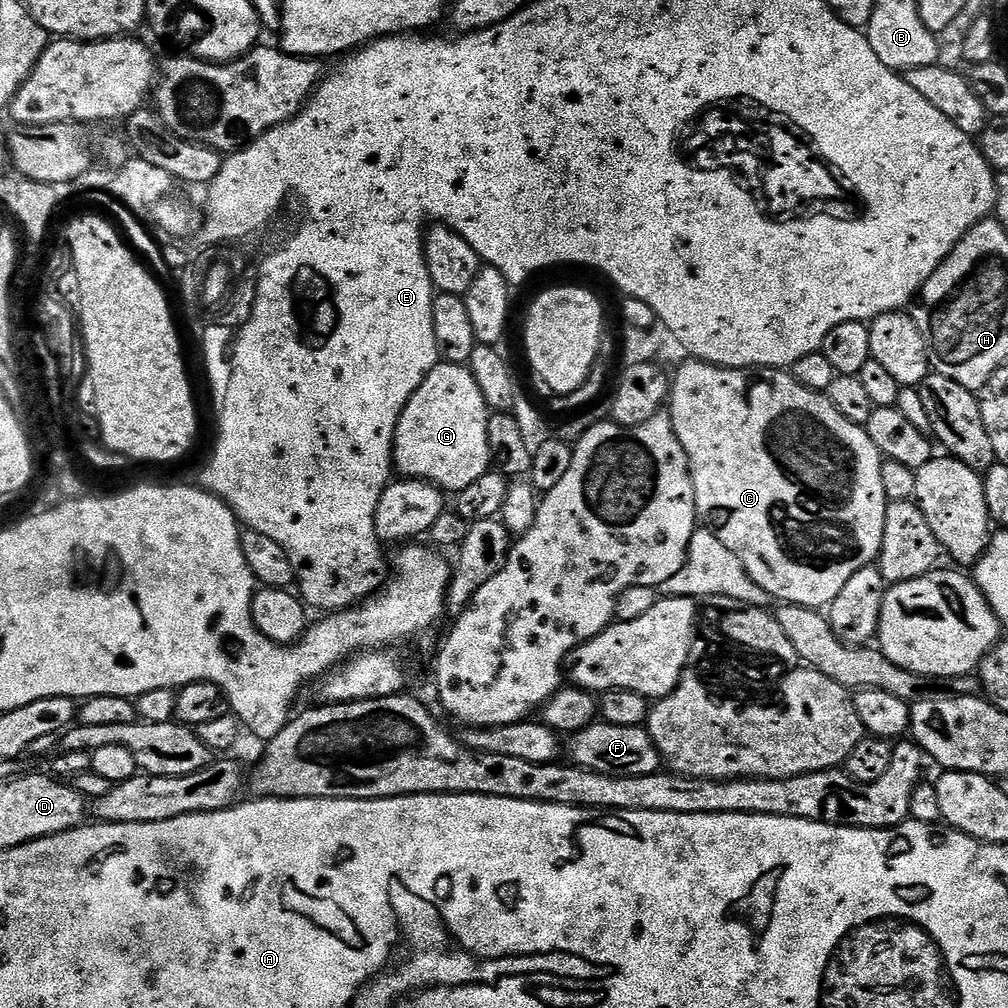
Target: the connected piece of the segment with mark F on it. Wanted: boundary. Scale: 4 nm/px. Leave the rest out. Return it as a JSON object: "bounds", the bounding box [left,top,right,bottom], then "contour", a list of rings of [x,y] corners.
{"bounds":[566,722,662,778],"contour":[[[597,722],[586,730],[577,732],[566,744],[571,763],[577,768],[585,768],[607,776],[638,778],[642,774],[654,774],[661,771],[662,757],[650,738],[647,727],[614,726]]]}

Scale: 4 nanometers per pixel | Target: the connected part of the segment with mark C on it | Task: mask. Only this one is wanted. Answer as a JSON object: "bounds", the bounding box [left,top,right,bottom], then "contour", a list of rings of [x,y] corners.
{"bounds":[668,351,890,610],"contour":[[[822,351],[806,354],[806,358],[798,358],[798,362],[792,364],[790,374],[783,369],[774,368],[722,368],[690,358],[676,374],[673,373],[669,389],[668,413],[675,434],[686,451],[688,468],[692,471],[699,523],[714,533],[718,542],[726,546],[726,550],[734,550],[734,554],[738,554],[738,562],[742,562],[742,566],[757,586],[772,595],[773,601],[817,610],[824,610],[832,605],[838,594],[842,594],[842,586],[846,586],[846,582],[850,582],[850,578],[854,578],[858,570],[869,567],[879,557],[890,511],[886,490],[882,490],[882,466],[885,459],[881,456],[878,446],[870,442],[867,427],[846,422],[846,418],[842,418],[842,414],[834,410],[827,395],[824,395],[836,376],[834,366],[830,366],[830,361]]]}

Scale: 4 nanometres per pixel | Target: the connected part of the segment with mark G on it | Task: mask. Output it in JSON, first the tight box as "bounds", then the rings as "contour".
{"bounds":[392,363,492,494],"contour":[[[437,363],[400,415],[392,447],[395,471],[409,480],[427,480],[452,494],[460,492],[490,470],[492,455],[486,438],[489,415],[471,367]]]}

